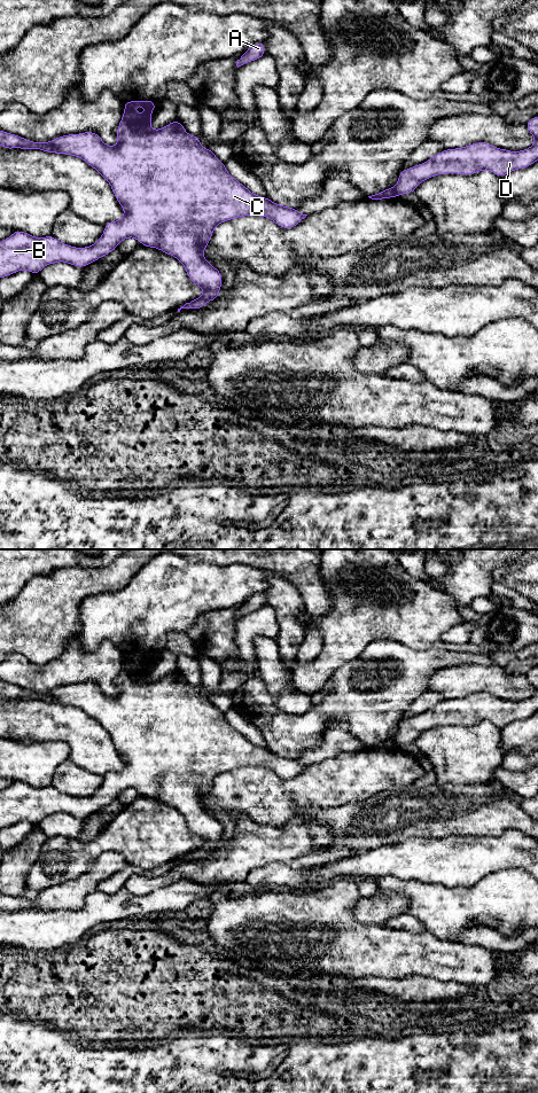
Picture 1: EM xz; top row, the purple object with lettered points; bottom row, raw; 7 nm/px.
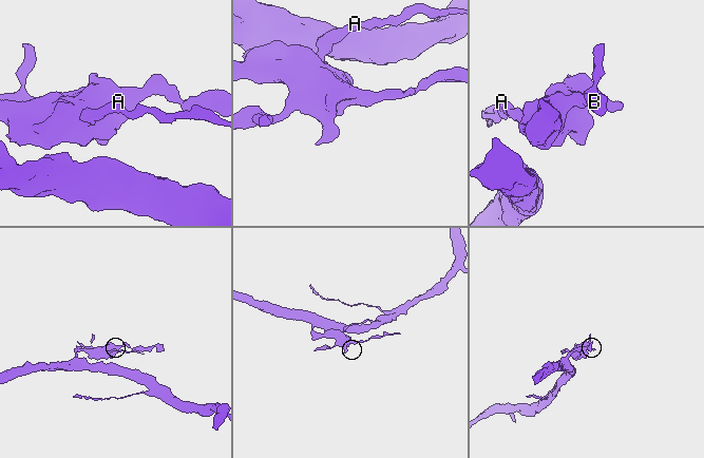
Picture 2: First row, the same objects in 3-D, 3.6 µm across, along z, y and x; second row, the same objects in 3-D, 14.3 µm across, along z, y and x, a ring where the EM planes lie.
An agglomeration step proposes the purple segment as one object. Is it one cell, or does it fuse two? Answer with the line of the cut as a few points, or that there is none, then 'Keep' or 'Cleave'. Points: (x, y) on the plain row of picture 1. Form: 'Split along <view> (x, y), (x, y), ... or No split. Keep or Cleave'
Split along xz (391, 739), (396, 746). Cleave

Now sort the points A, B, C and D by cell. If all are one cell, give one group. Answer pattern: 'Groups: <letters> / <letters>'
Groups: A B C / D

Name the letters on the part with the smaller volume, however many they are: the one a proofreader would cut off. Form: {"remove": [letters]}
{"remove": ["D"]}

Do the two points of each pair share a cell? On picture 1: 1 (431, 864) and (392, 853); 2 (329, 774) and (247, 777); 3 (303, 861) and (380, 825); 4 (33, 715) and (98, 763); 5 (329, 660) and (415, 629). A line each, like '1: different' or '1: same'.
1: same
2: same
3: different
4: same
5: same

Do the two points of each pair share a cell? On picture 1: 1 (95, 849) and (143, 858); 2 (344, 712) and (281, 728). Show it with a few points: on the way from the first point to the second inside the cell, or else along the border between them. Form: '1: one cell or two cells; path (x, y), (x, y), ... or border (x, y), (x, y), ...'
1: one cell; path (107, 844), (130, 844), (132, 846)
2: one cell; path (328, 712), (319, 717), (308, 728), (297, 728)

